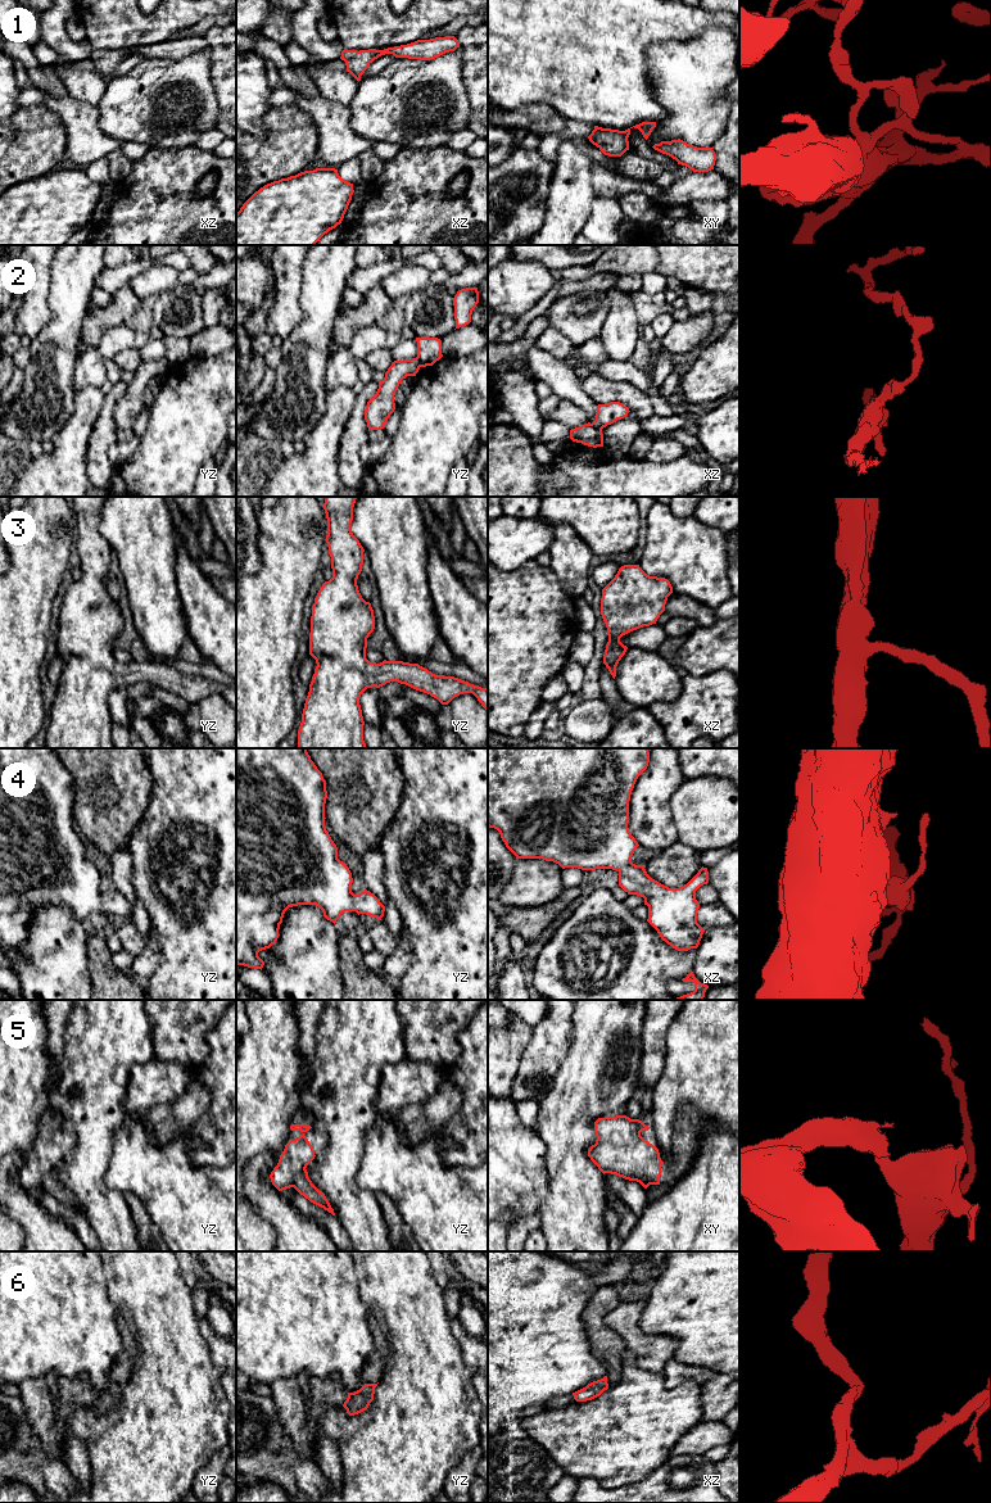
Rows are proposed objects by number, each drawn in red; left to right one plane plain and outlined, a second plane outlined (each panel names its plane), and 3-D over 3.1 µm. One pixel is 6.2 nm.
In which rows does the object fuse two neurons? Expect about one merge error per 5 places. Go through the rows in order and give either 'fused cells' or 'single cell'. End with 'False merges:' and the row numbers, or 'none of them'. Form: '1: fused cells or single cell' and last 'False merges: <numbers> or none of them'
1: single cell
2: fused cells
3: single cell
4: single cell
5: fused cells
6: single cell
False merges: 2, 5

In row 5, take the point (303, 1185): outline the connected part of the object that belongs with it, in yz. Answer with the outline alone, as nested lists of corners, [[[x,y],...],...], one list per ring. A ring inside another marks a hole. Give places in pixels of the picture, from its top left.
[[[307,1169],[298,1173],[293,1187],[311,1203],[323,1208],[325,1210],[335,1215],[334,1209],[331,1208],[325,1194],[320,1191],[309,1180]]]

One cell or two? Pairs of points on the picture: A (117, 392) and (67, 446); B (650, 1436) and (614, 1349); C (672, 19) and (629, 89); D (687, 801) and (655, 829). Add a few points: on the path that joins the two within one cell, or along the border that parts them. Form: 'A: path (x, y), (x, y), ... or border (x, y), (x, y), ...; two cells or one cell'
A: border (105, 394), (89, 438); two cells
B: border (625, 1349), (618, 1359); two cells
C: path (652, 31), (629, 54), (629, 69); one cell
D: border (680, 784), (670, 800), (677, 841); two cells

